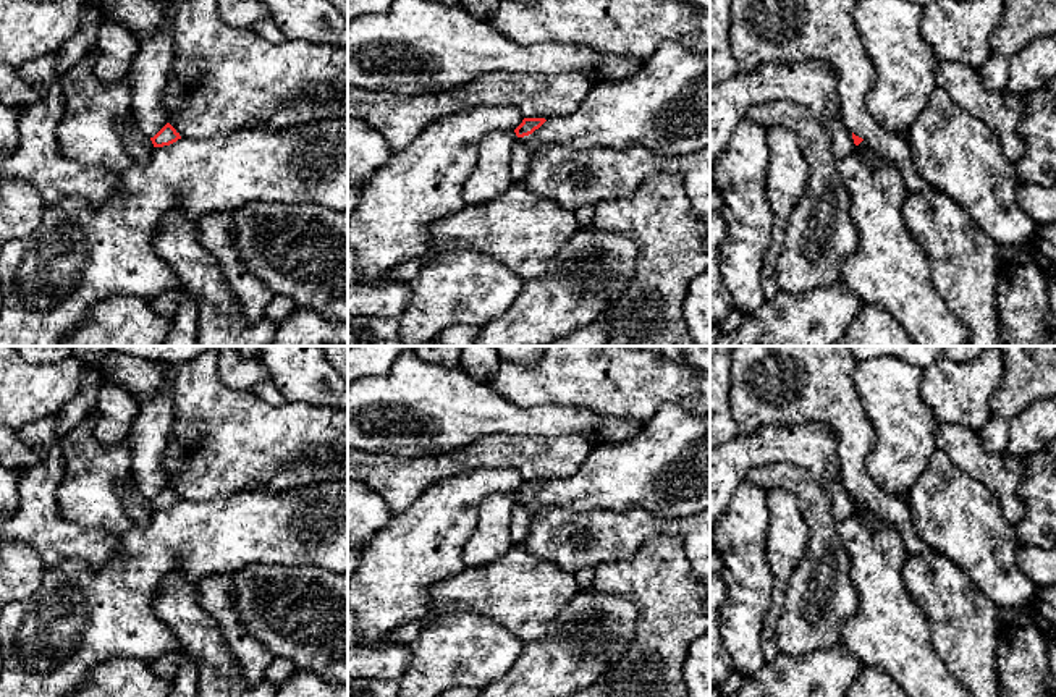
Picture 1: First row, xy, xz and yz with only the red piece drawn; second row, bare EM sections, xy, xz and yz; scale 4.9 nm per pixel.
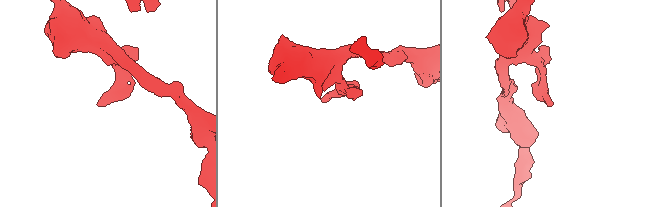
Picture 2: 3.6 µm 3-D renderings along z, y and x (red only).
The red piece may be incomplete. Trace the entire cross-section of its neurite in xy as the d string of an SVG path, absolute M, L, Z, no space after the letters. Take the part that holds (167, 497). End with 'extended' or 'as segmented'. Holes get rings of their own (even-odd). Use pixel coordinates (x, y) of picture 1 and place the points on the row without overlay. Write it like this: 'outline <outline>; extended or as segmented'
outline M167 485L154 500L150 500L154 509L170 508L181 501L180 495Z; as segmented

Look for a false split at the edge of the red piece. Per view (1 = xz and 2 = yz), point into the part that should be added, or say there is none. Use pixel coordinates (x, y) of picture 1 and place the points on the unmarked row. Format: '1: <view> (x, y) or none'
1: none
2: none

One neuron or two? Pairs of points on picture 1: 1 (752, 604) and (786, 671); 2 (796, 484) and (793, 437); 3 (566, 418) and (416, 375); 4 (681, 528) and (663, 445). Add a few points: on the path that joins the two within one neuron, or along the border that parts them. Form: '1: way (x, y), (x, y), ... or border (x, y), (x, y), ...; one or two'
1: border (765, 663), (747, 676); two
2: border (757, 468), (793, 463), (801, 466), (823, 489); two
3: way (529, 419), (508, 419), (479, 409), (453, 409); one
4: border (641, 508), (662, 516), (692, 515); two

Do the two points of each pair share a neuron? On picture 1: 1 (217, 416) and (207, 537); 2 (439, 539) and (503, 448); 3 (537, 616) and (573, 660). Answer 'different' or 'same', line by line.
1: different
2: different
3: different

